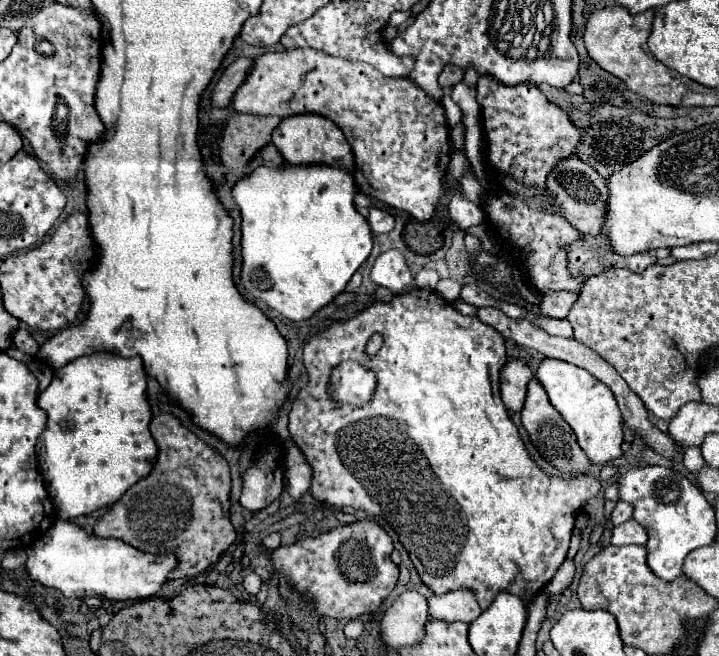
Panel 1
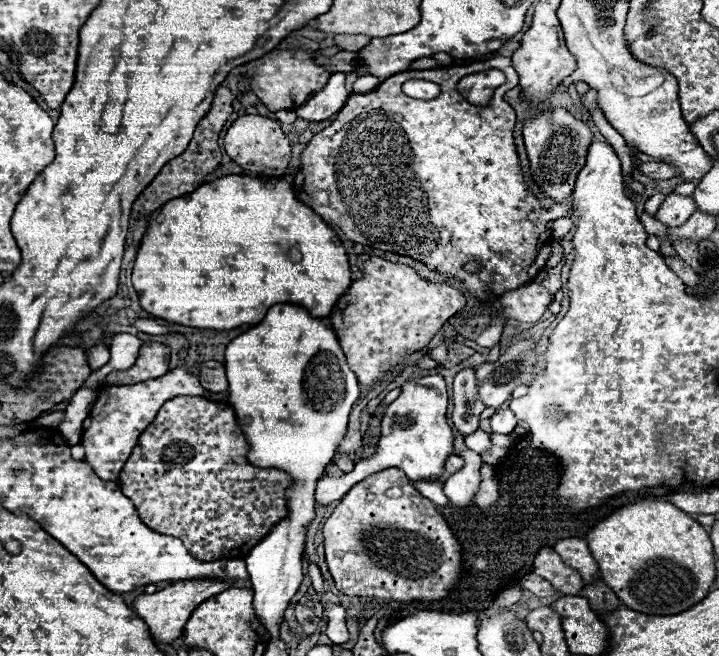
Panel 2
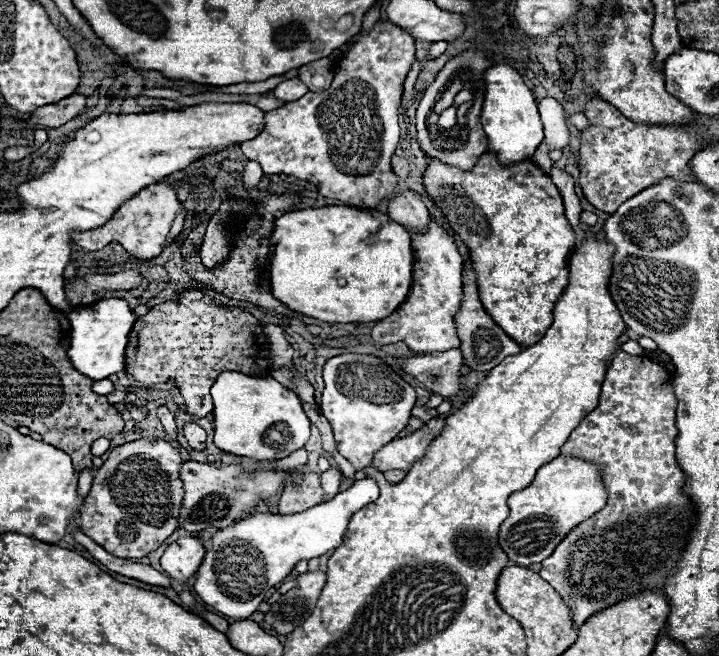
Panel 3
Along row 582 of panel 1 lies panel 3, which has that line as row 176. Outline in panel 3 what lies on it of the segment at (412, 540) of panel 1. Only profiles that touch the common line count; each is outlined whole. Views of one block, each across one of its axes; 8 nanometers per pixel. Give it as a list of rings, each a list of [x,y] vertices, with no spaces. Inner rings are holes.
[[[490,152],[482,154],[470,172],[462,172],[432,158],[424,174],[424,186],[438,208],[442,208],[456,238],[470,250],[484,310],[520,346],[536,344],[552,324],[552,310],[568,284],[568,258],[576,240],[564,216],[562,196],[556,186],[532,160],[504,168],[498,164],[496,154]]]

